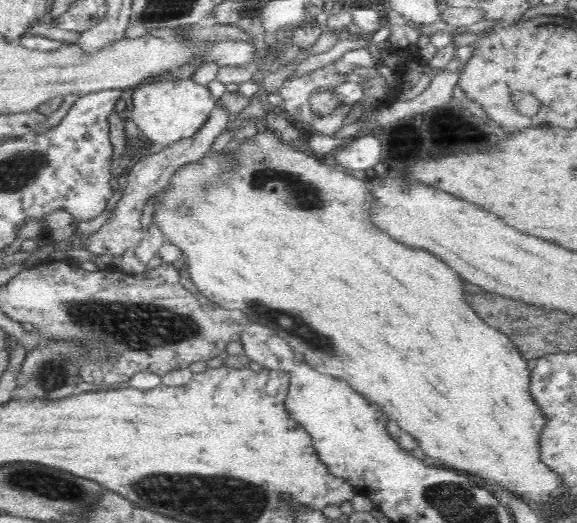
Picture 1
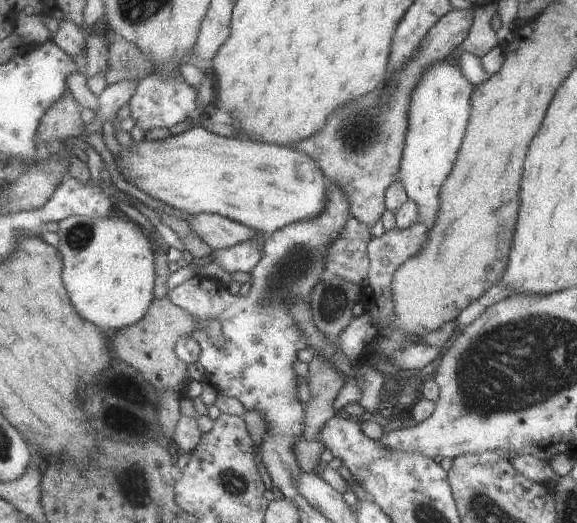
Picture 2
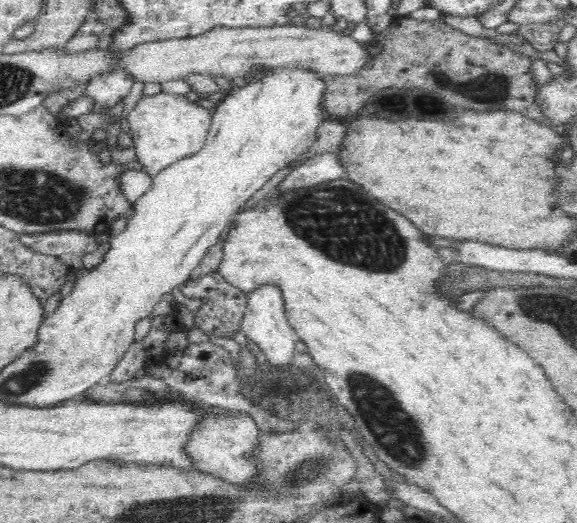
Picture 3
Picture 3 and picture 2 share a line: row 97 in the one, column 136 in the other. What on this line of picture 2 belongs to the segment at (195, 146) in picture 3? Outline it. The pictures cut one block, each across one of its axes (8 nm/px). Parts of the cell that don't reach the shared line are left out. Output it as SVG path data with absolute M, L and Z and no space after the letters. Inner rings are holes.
M194 127L181 133L180 135L169 135L165 134L160 137L158 140L147 141L139 140L134 141L133 144L127 149L124 149L122 146L119 147L118 156L112 155L115 160L118 170L121 170L124 179L127 182L136 186L139 190L142 190L145 194L151 196L155 200L164 203L166 206L185 213L188 215L197 215L203 213L213 213L225 216L225 218L231 218L231 220L241 222L249 228L259 230L265 235L270 235L281 228L289 227L289 224L301 222L301 220L313 220L317 216L321 216L321 212L325 212L325 208L328 206L328 179L324 174L324 171L321 170L320 165L317 164L317 161L309 156L308 153L299 152L295 148L287 148L287 146L281 146L276 144L269 143L260 143L248 138L237 138L237 137L224 137L217 134L213 134L202 127Z

